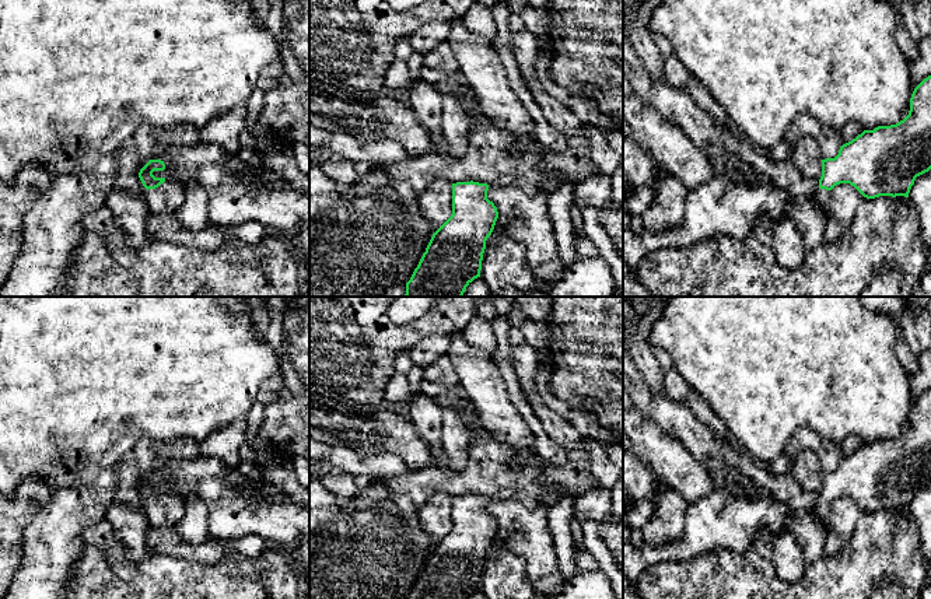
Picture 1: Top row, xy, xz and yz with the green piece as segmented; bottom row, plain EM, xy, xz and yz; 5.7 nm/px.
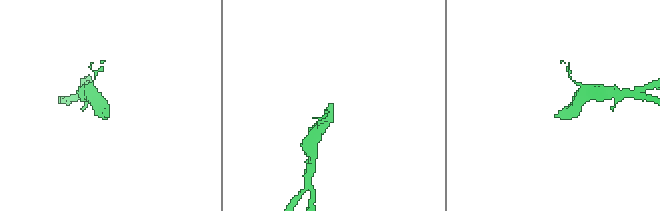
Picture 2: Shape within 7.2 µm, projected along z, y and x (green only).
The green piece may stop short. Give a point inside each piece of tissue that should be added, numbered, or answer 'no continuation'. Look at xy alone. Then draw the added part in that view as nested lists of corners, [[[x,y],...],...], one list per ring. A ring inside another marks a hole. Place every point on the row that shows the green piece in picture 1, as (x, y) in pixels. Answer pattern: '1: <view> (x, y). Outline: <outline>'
1: xy (165, 199). Outline: [[[167,178],[155,189],[148,189],[144,199],[154,214],[175,214],[185,199],[186,185],[178,178]]]

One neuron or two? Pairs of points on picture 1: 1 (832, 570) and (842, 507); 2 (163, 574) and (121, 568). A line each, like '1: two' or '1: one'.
1: two
2: two

